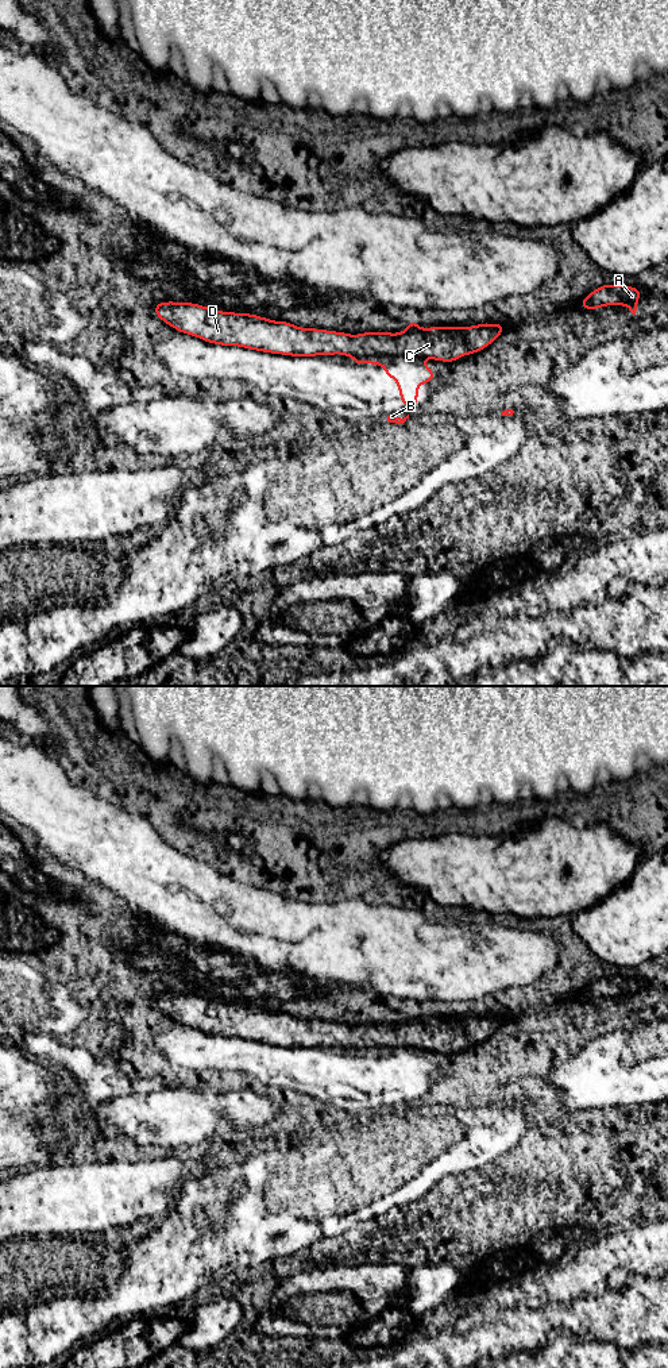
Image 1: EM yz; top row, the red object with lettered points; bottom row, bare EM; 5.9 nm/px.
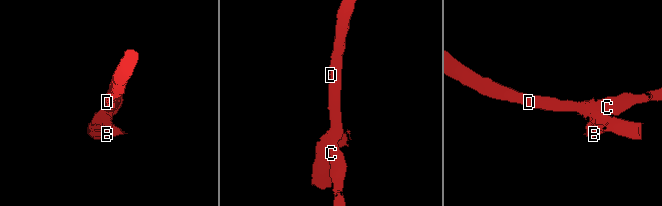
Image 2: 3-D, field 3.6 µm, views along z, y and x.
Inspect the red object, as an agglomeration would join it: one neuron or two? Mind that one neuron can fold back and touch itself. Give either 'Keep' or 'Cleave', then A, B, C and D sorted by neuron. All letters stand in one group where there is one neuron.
Cleave. Groups: A C D / B

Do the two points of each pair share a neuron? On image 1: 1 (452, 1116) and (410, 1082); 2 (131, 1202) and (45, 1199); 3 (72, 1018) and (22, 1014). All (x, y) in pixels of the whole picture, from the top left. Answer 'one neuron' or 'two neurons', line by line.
1: two neurons
2: one neuron
3: one neuron

